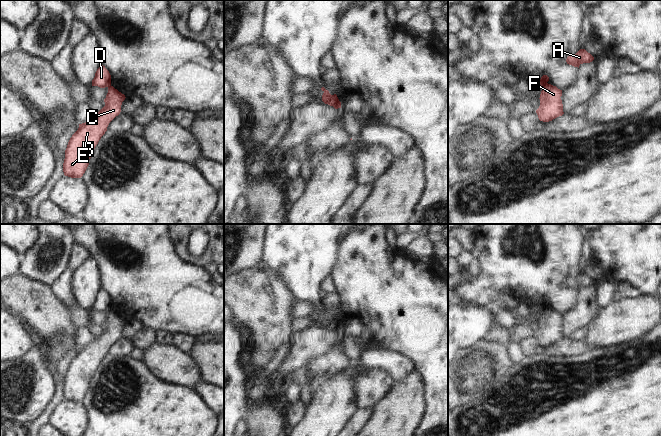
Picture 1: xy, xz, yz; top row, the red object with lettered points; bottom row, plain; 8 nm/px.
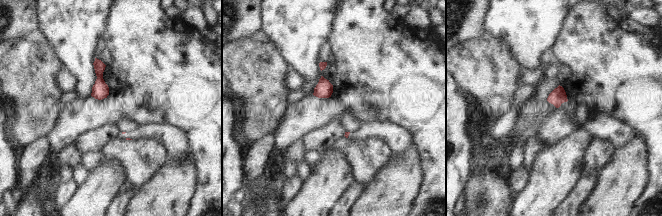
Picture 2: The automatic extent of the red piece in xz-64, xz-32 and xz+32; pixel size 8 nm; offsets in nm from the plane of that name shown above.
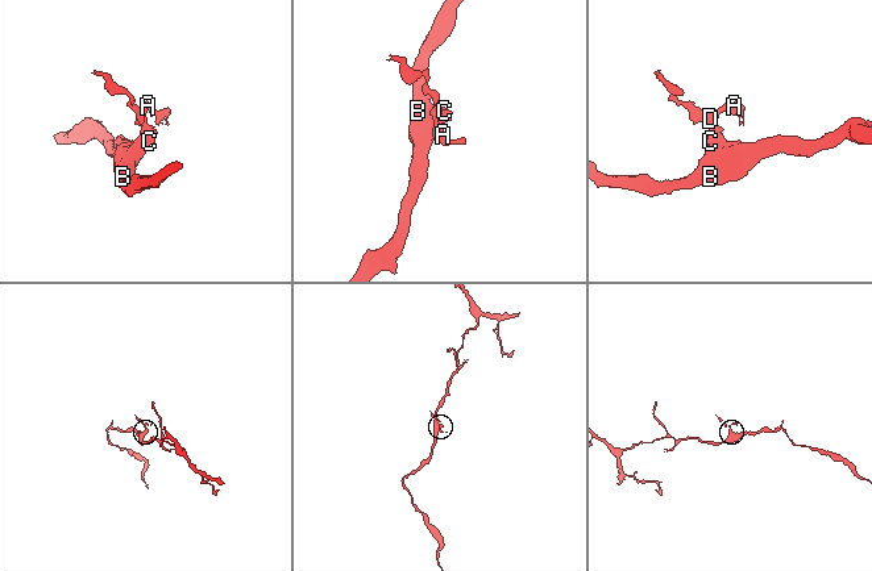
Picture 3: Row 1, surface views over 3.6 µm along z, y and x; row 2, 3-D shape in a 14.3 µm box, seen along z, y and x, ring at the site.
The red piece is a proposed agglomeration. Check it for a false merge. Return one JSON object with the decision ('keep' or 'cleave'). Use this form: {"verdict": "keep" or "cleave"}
{"verdict": "cleave"}

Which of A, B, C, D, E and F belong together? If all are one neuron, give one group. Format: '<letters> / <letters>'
A D / B C E F

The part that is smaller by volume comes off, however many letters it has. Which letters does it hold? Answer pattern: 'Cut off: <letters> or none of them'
Cut off: A, D

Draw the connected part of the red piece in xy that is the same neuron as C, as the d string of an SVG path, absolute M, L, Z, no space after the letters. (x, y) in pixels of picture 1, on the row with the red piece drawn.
M108 86L108 93L104 99L105 106L89 121L79 124L78 130L68 142L63 163L65 176L71 178L83 176L96 145L107 131L109 123L120 114L125 98L125 95L113 86Z

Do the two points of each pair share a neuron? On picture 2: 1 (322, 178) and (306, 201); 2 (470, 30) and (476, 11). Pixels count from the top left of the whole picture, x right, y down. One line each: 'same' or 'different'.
1: same
2: same

